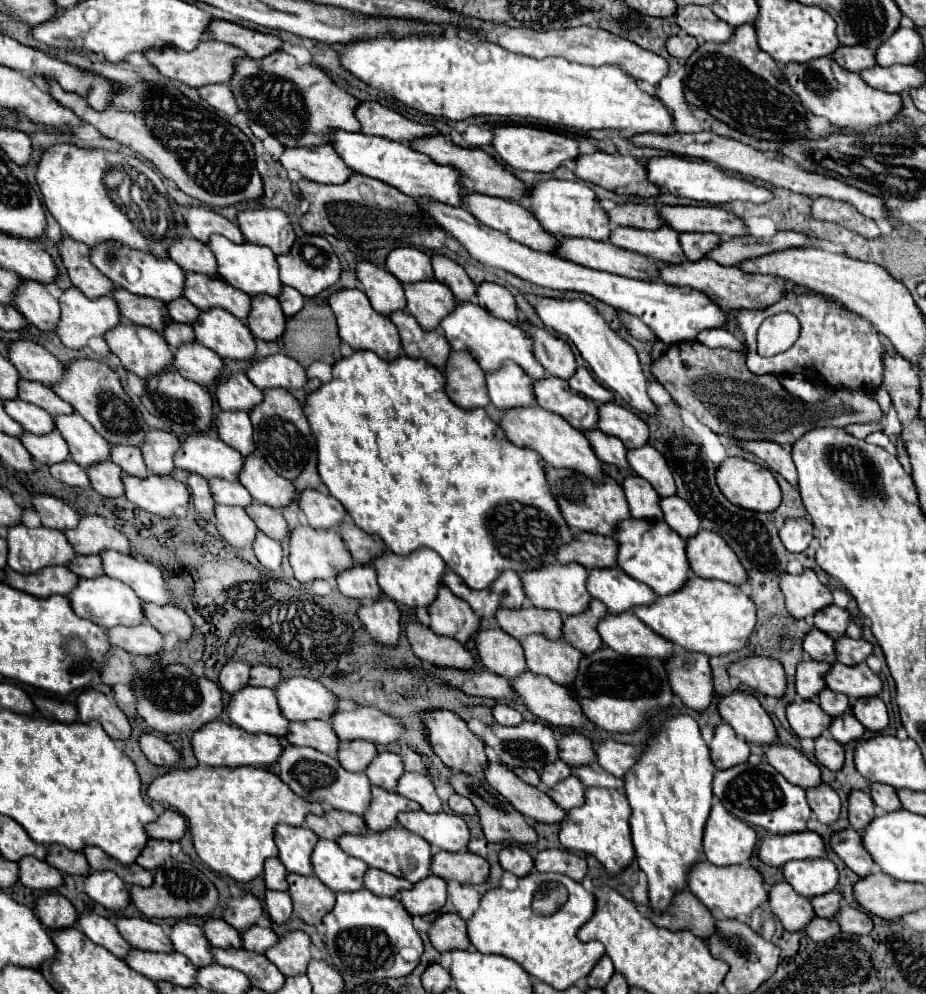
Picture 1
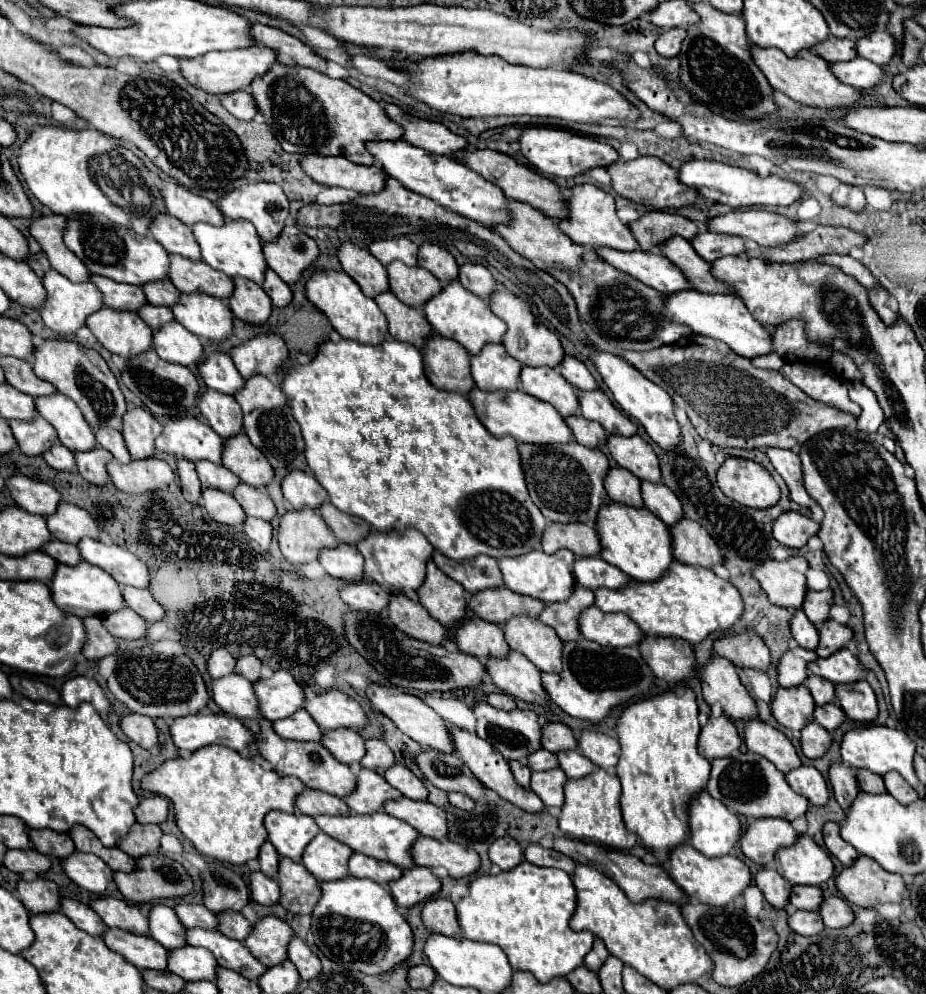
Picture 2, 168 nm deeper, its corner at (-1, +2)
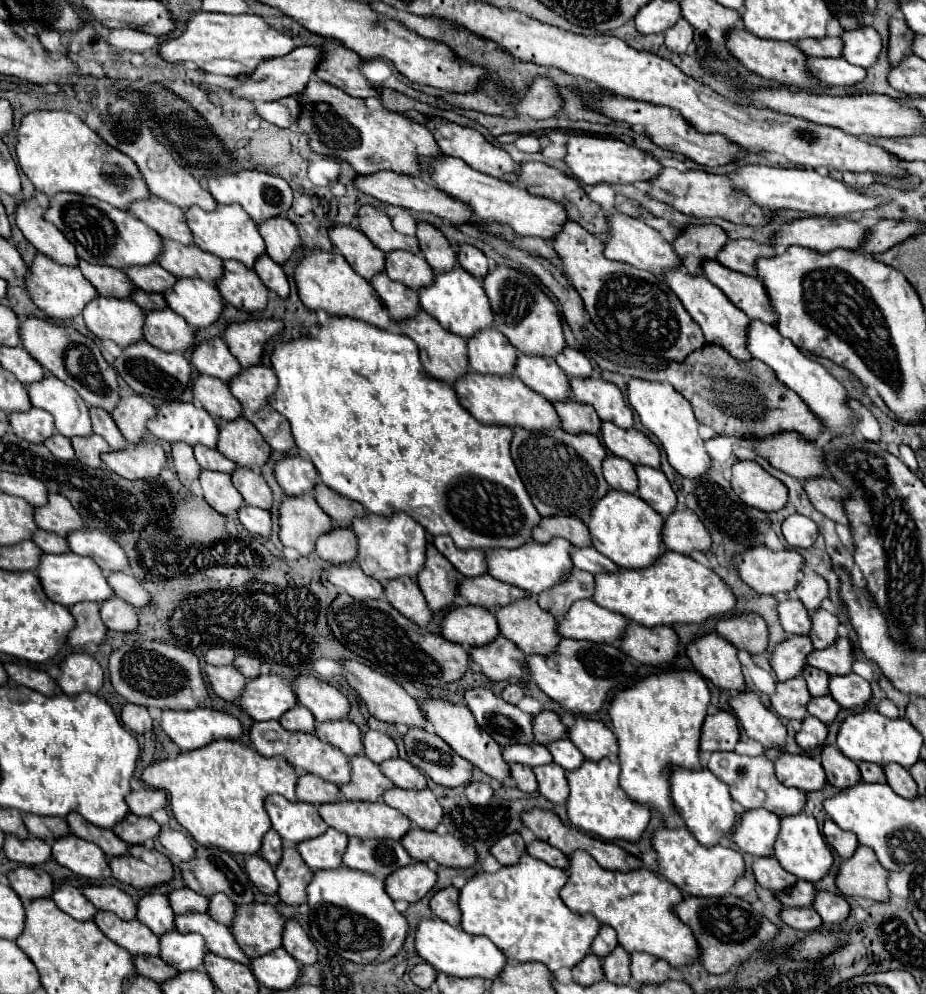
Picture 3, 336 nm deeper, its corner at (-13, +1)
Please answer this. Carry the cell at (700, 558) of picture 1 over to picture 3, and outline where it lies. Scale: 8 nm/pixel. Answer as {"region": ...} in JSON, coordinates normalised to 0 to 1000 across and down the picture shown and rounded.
{"region":[[[745,512],[728,514],[719,520],[717,528],[717,546],[737,558],[745,558],[749,554],[765,556],[769,550],[769,540],[760,526]]]}

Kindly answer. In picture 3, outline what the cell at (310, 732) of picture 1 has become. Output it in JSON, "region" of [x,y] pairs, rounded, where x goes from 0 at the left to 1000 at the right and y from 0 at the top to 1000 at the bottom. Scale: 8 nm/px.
{"region":[[[322,709],[320,713],[307,717],[307,721],[302,721],[302,729],[311,735],[326,735],[326,737],[339,737],[341,733],[341,723],[337,721],[337,717],[333,713],[328,713],[326,709]]]}

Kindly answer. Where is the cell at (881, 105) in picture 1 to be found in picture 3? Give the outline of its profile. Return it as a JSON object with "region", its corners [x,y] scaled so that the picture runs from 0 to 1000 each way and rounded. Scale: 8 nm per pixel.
{"region":[[[797,27],[790,33],[786,33],[786,47],[790,49],[790,55],[795,55],[795,59],[808,67],[810,71],[823,75],[825,79],[832,81],[840,81],[844,86],[851,88],[862,88],[862,90],[879,90],[879,88],[890,88],[890,84],[879,77],[873,69],[873,57],[857,45],[857,43],[847,43],[847,41],[825,41],[821,37],[812,37],[812,33],[808,33],[806,29]]]}

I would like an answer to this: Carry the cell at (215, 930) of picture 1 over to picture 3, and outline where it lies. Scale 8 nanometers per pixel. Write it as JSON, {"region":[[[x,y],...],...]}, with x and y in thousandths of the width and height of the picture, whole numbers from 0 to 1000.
{"region":[[[192,894],[181,900],[184,910],[190,921],[203,921],[203,919],[222,919],[225,904],[210,898],[207,894]]]}

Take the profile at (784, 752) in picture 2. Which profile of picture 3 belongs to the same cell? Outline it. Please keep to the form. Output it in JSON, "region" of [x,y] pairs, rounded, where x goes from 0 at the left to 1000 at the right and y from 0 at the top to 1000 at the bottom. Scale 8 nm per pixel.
{"region":[[[806,695],[793,699],[788,703],[788,711],[810,743],[821,745],[829,756],[849,758],[849,731],[821,707],[816,697]]]}

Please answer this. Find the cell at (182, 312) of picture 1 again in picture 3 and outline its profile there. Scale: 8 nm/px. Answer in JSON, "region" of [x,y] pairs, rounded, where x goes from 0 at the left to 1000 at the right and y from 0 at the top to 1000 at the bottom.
{"region":[[[160,267],[160,271],[138,271],[136,277],[143,279],[147,289],[156,291],[158,295],[179,295],[190,285],[190,279],[186,279],[186,275],[173,267]]]}

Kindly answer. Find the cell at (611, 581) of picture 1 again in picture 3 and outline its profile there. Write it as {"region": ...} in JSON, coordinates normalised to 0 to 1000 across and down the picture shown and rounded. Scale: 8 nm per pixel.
{"region":[[[620,550],[618,552],[618,566],[622,572],[635,574],[639,578],[644,576],[667,576],[670,570],[661,566],[657,560],[646,556],[641,550]]]}

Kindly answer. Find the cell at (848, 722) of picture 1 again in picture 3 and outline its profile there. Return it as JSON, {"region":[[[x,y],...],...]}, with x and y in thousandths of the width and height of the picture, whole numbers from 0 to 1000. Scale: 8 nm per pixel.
{"region":[[[896,699],[894,701],[883,701],[883,703],[877,703],[873,707],[873,717],[883,721],[890,729],[896,729],[903,723],[903,719],[907,717],[907,709]]]}

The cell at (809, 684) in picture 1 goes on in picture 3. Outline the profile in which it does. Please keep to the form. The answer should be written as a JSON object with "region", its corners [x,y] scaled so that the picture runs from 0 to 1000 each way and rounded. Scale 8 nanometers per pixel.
{"region":[[[851,641],[847,647],[842,647],[832,663],[840,685],[864,681],[870,671],[870,661],[877,655],[879,649],[873,641]]]}

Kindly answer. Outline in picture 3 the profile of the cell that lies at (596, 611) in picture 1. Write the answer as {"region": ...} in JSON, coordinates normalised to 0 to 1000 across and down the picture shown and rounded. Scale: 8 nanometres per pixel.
{"region":[[[618,572],[613,576],[613,585],[600,589],[600,593],[592,593],[592,597],[583,597],[583,611],[596,617],[600,623],[607,623],[620,605],[639,603],[641,597],[641,578],[631,576],[626,572]]]}

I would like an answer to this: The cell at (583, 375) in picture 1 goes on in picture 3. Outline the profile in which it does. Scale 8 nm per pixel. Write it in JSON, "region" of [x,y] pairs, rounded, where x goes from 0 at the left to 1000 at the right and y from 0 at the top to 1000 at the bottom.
{"region":[[[611,349],[603,359],[600,359],[600,365],[607,369],[607,373],[613,377],[613,379],[620,379],[620,381],[635,381],[639,379],[639,367],[635,363],[635,359],[618,349]]]}

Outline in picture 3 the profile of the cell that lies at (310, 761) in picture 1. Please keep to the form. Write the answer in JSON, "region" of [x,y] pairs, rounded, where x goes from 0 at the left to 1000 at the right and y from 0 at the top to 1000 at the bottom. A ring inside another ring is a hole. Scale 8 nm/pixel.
{"region":[[[283,725],[283,727],[272,729],[270,745],[272,745],[274,754],[281,756],[285,762],[305,760],[324,778],[337,778],[337,780],[343,780],[343,782],[348,782],[356,788],[363,788],[363,790],[374,790],[378,786],[376,762],[371,762],[371,758],[367,758],[367,754],[346,745],[337,737],[315,737],[315,735],[309,735],[300,725]],[[287,741],[298,741],[298,743],[289,745]]]}

